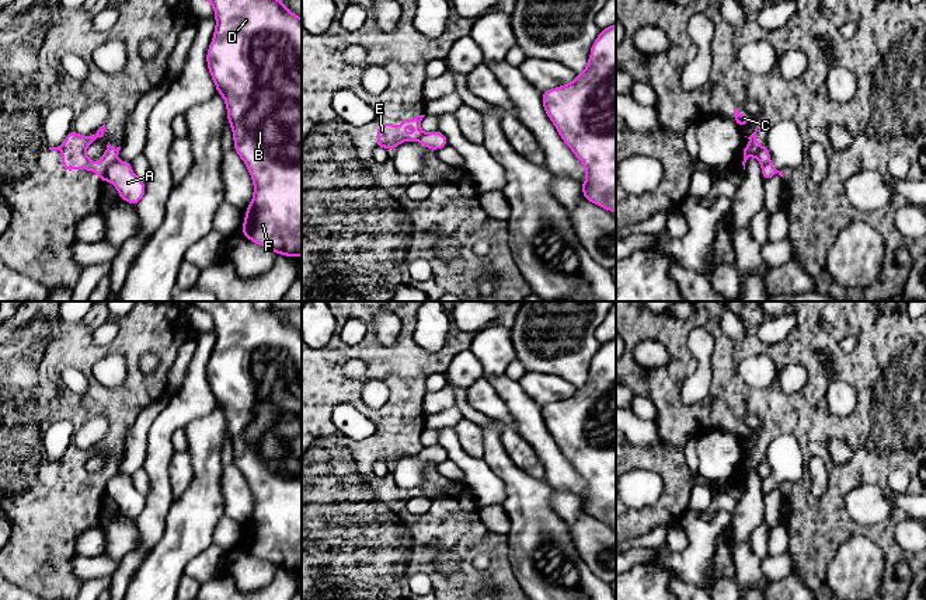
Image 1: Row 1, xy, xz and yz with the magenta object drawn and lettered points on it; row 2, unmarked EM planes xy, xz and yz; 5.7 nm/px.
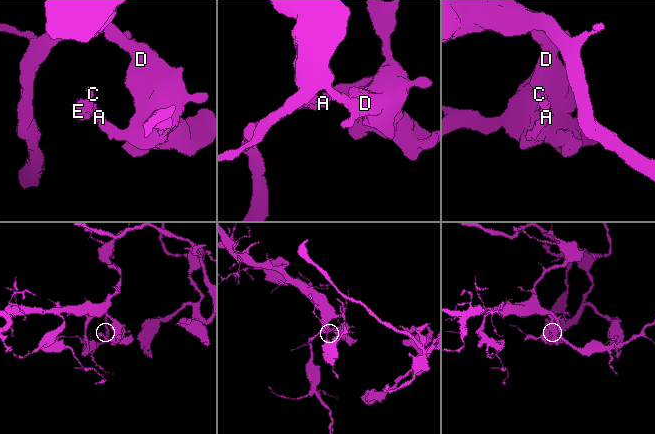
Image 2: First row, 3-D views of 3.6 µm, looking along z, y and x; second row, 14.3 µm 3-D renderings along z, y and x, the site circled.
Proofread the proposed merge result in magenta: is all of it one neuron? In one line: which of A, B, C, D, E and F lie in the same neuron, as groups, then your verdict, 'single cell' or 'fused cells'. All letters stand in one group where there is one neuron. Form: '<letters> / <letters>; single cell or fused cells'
A B D F / C E; fused cells

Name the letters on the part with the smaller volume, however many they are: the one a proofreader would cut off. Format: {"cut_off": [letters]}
{"cut_off": ["C", "E"]}

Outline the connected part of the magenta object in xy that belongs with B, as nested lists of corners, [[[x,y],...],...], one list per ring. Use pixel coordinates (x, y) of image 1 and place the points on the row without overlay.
[[[184,301],[209,314],[216,341],[206,377],[216,405],[223,411],[233,444],[234,465],[244,475],[254,507],[244,524],[243,548],[276,569],[302,571],[302,332],[274,308],[261,311],[254,301]]]

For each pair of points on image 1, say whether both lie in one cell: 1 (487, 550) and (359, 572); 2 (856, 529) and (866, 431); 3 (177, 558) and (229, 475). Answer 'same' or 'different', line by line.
1: same
2: same
3: different

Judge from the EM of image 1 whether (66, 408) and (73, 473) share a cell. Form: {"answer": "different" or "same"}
{"answer": "same"}

